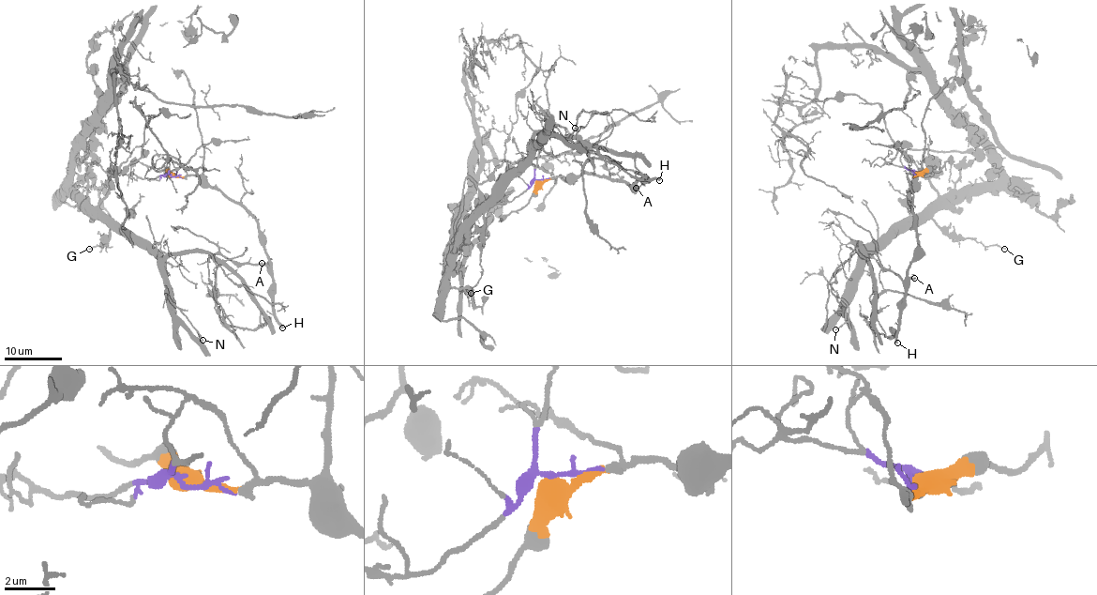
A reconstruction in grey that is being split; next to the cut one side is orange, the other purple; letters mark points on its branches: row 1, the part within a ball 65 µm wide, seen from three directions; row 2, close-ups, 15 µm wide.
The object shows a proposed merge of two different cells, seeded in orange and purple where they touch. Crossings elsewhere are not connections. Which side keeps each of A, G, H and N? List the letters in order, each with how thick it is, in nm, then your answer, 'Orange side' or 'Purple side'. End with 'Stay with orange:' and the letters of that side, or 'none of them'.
A: Thickness 140 nm. Orange side
G: Thickness 140 nm. Purple side
H: Thickness 360 nm. Orange side
N: Thickness 120 nm. Purple side
Stay with orange: A, H

